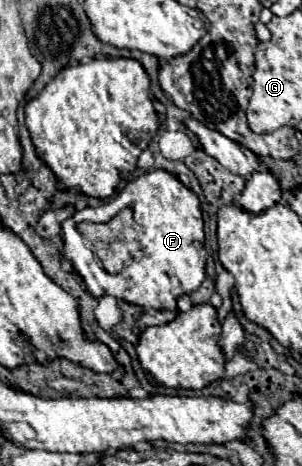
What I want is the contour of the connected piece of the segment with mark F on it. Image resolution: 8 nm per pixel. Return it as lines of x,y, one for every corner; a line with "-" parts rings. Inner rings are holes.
153,169
125,185
123,191
117,193
115,199
107,201
101,207
85,207
75,211
73,217
63,221
63,257
65,261
83,277
87,291
93,297
113,295
127,303
135,303
141,307
153,309
177,309
177,297
195,291
205,279
205,259
207,251
203,245
203,215
199,207
197,195
187,189
173,173
163,169
-
121,209
133,209
133,219
143,227
143,235
139,237
139,249
131,253
125,269
121,273
107,273
85,243
81,233
77,231
77,223
107,223

